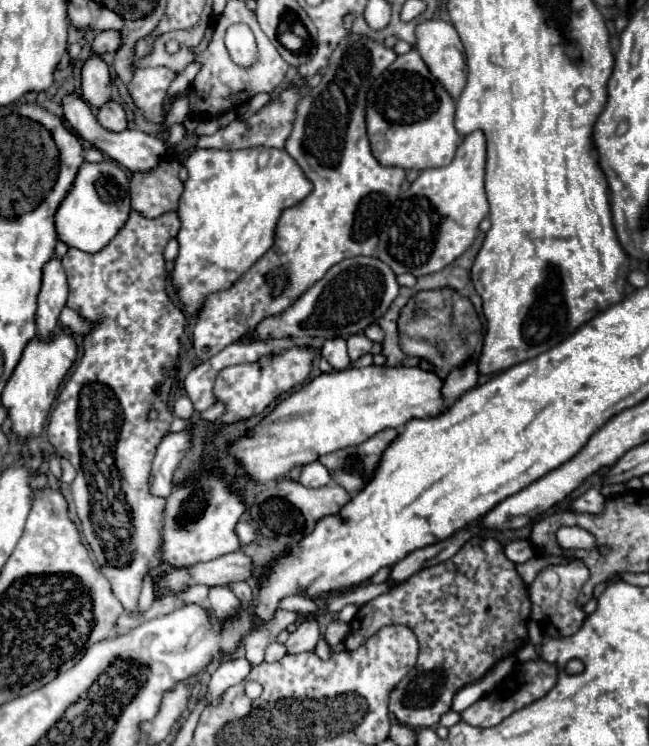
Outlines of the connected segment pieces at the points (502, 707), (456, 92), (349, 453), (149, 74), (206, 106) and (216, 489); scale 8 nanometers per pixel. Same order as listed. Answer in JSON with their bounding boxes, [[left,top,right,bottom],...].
[[462,659,558,727],[416,19,466,101],[318,429,398,495],[128,67,174,123],[190,1,288,119],[162,473,244,567]]

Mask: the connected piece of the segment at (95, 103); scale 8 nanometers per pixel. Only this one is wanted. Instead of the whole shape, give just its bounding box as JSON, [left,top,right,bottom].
[82,57,110,109]

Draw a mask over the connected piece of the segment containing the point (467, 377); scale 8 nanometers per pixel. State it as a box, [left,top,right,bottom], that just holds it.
[440,365,478,403]

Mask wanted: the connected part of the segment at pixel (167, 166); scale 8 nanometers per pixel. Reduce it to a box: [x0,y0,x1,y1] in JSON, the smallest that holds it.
[130,157,182,217]

